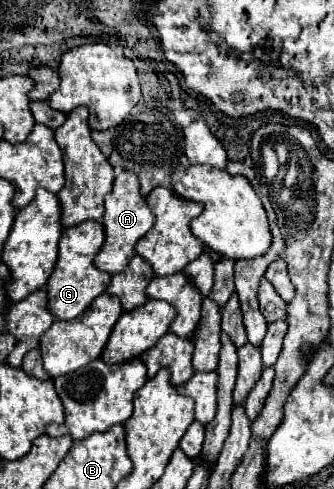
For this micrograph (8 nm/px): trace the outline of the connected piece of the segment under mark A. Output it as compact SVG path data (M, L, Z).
M118 171L114 179L114 189L106 197L106 213L102 217L102 225L106 229L106 241L94 259L96 267L106 273L120 273L128 265L128 261L136 255L134 245L152 229L154 219L156 217L148 209L146 197L140 193L140 181L136 179L136 175L128 171Z

